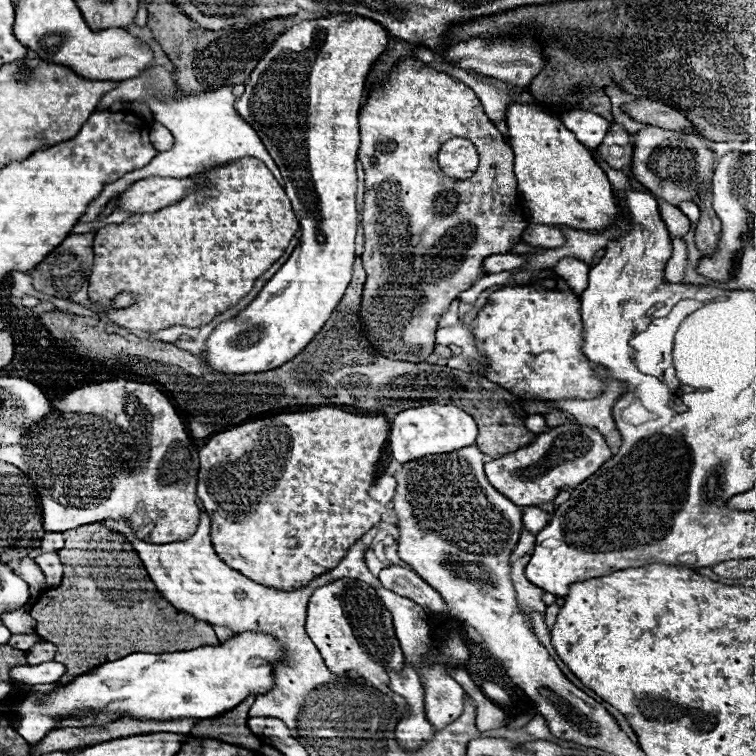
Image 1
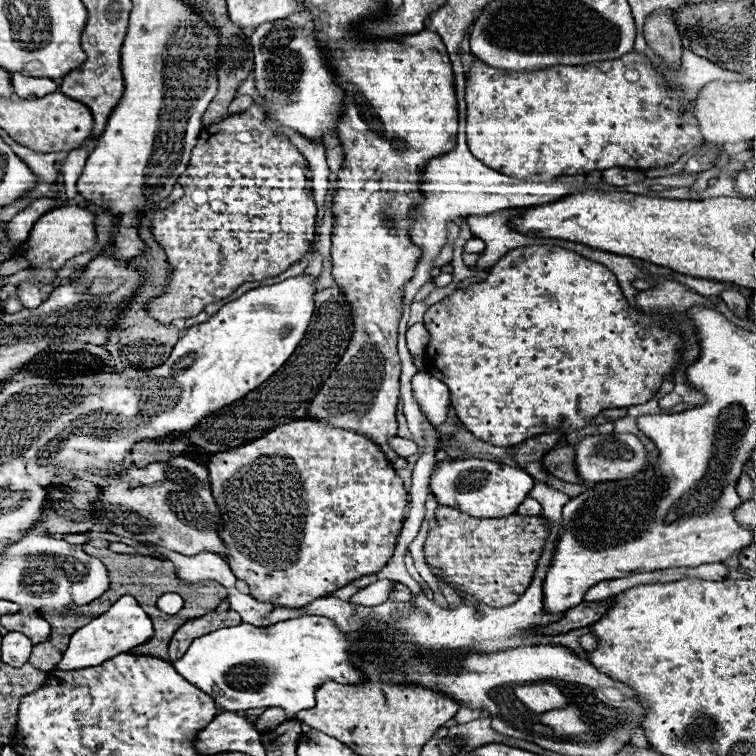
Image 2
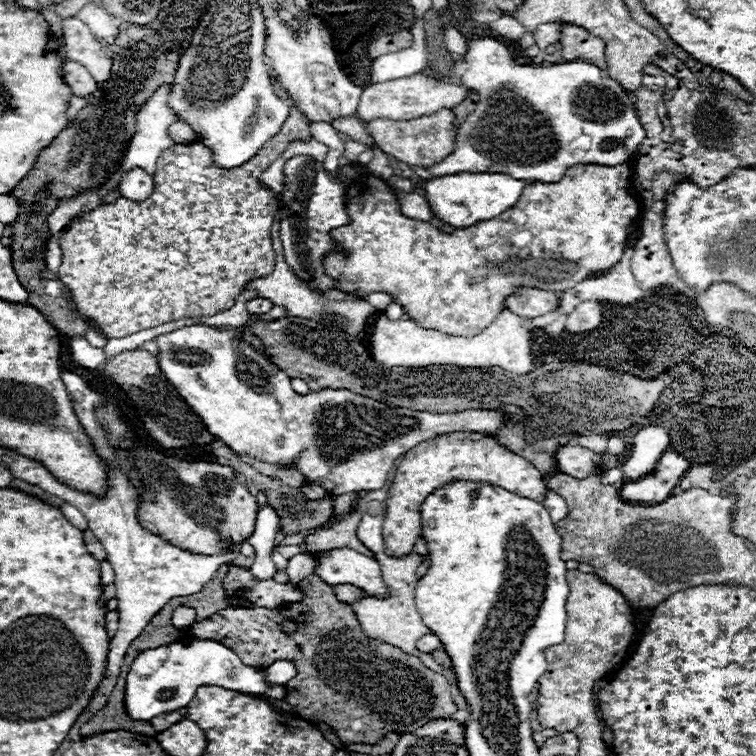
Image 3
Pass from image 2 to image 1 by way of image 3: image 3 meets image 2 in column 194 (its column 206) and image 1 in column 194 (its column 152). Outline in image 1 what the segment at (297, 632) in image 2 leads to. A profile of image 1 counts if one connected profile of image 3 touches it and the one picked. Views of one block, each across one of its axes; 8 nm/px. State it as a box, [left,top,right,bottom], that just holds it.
[14,632,282,744]

